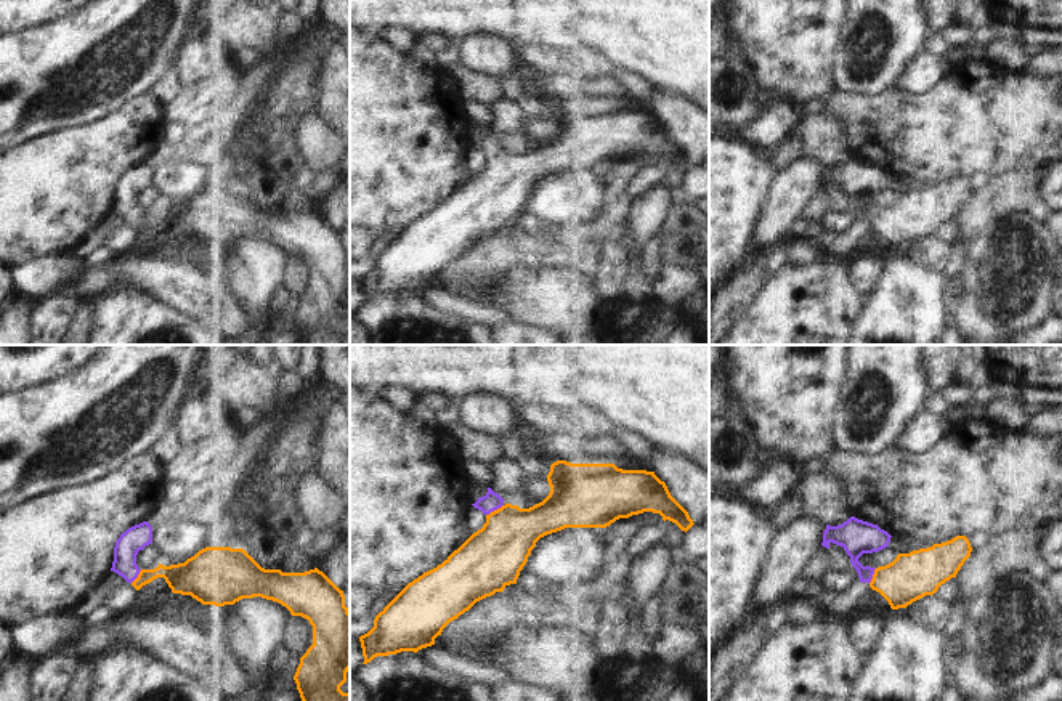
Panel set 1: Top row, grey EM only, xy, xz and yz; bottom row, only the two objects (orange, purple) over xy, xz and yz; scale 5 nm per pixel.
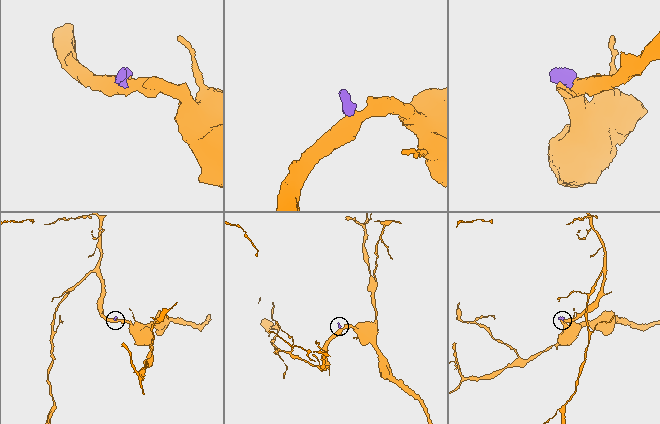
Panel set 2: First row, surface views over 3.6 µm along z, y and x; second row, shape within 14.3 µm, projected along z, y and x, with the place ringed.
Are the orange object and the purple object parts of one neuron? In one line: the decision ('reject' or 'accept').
accept

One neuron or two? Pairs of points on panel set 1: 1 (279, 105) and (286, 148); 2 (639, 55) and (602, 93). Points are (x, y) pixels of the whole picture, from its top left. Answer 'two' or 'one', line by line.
1: one
2: two

